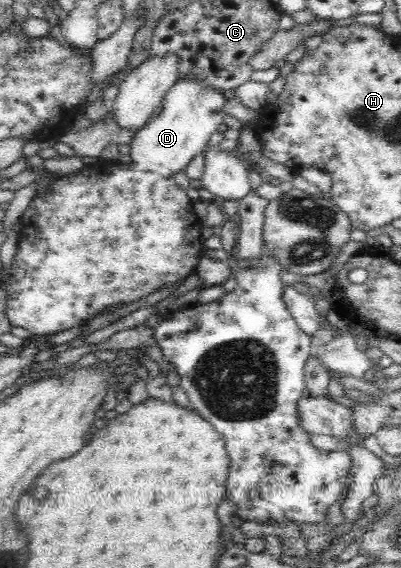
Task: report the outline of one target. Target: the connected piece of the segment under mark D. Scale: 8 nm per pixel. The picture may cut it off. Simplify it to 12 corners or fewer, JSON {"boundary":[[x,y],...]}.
{"boundary":[[178,78],[130,157],[160,178],[184,170],[224,124],[223,92]]}

